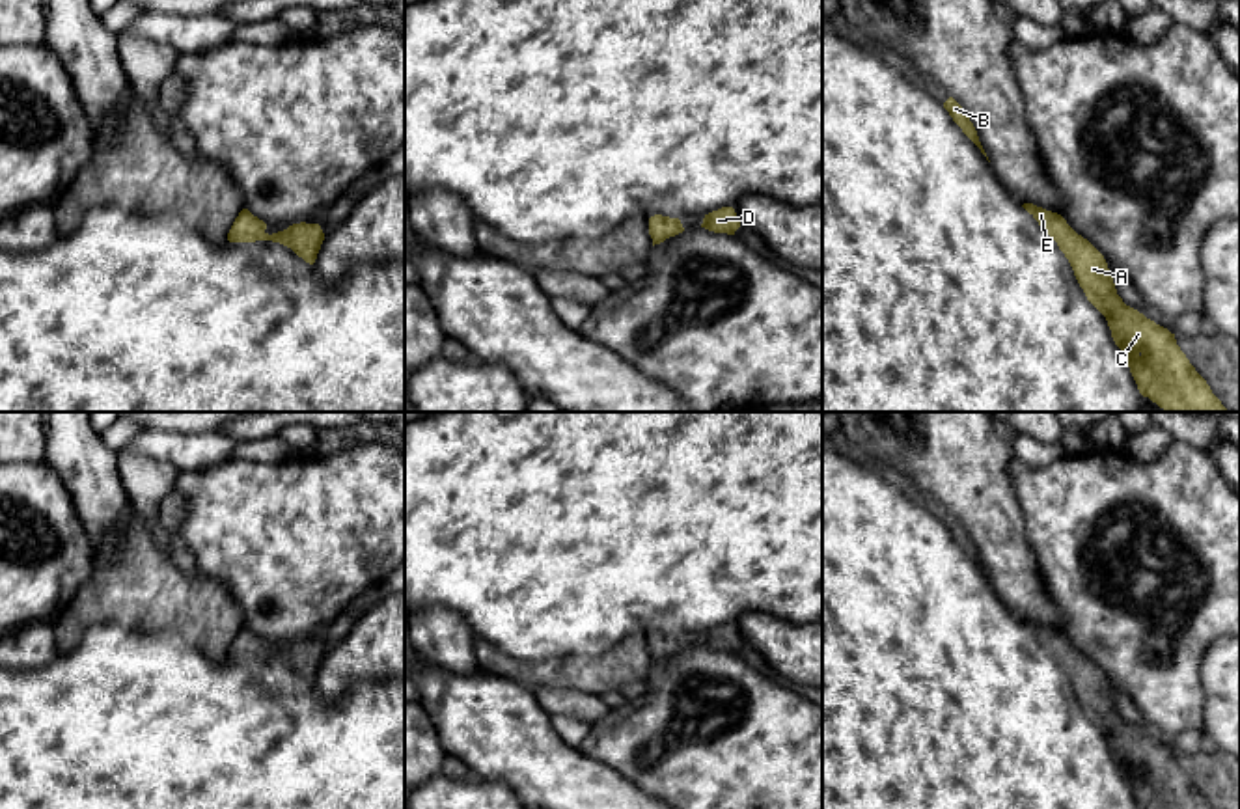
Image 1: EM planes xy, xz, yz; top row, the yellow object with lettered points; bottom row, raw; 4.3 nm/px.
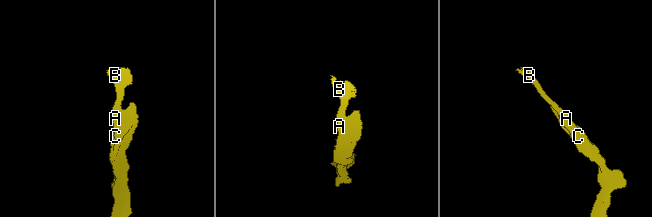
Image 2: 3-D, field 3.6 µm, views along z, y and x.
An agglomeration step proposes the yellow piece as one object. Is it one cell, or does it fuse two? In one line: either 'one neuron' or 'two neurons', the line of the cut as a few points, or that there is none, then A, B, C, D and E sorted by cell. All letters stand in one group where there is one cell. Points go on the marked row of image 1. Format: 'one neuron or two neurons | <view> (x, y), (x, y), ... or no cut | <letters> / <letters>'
one neuron | no cut | A B C D E

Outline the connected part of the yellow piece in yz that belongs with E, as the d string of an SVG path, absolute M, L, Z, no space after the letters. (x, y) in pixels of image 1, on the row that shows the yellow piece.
M1033 203L1022 205L1057 242L1087 300L1106 317L1143 397L1167 412L1231 412L1177 345L1175 334L1126 306L1104 255L1067 220Z

